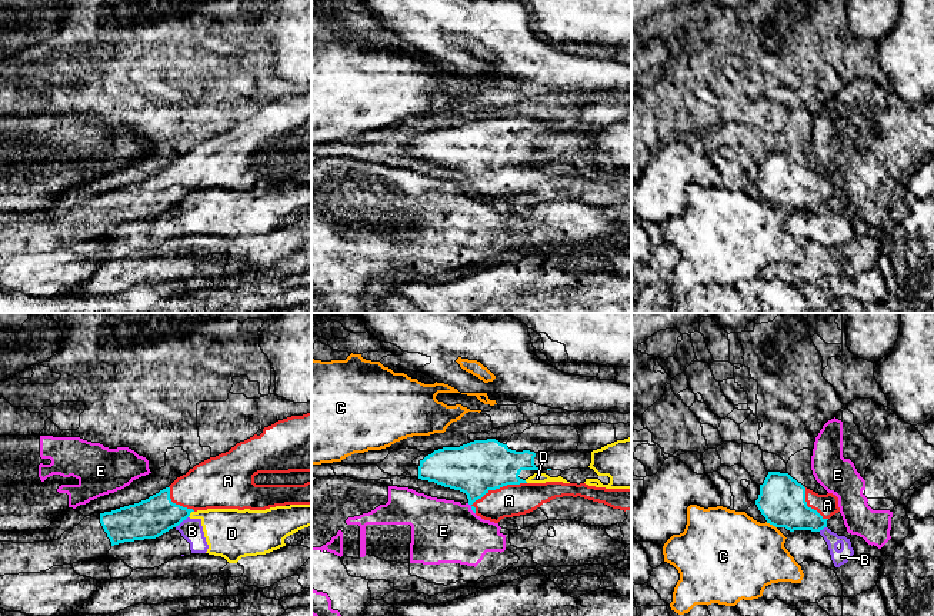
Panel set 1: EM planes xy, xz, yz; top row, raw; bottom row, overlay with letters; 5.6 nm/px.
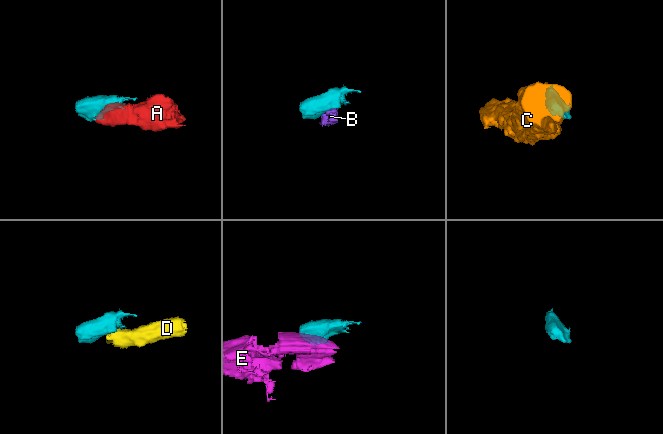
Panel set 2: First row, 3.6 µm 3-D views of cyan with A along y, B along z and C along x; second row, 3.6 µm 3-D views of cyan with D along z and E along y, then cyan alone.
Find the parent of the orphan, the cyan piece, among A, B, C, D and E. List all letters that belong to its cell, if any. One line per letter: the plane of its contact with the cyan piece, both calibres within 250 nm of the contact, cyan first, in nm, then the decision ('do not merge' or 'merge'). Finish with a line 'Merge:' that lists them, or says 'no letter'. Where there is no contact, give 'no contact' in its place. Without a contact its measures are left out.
A: xz | 300/180 nm | merge
B: xy | 220/120 nm | do not merge
C: yz | 260/440 nm | do not merge
D: xy | 220/280 nm | do not merge
E: xz | 300/360 nm | do not merge
Merge: A

